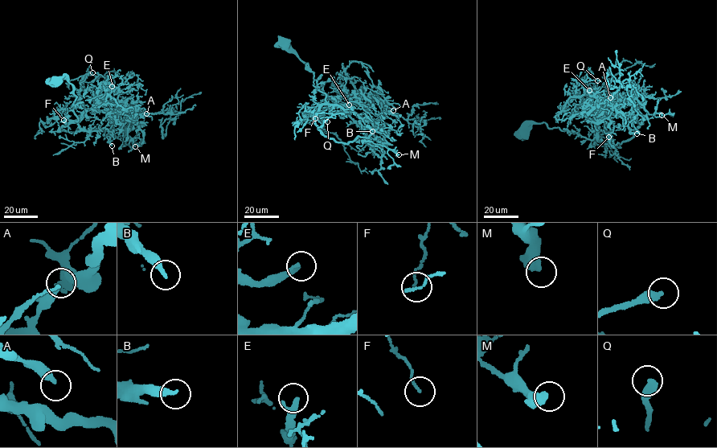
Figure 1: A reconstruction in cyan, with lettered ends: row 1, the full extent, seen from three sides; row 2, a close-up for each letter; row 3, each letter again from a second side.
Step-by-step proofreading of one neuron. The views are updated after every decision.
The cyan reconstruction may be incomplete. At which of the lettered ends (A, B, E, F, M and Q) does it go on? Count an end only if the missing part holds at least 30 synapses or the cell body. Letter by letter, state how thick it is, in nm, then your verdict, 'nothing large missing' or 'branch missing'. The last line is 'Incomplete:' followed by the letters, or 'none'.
A: 240 nm | nothing large missing
B: 320 nm | nothing large missing
E: 200 nm | branch missing
F: 100 nm | nothing large missing
M: 500 nm | nothing large missing
Q: 400 nm | branch missing
Incomplete: E, Q

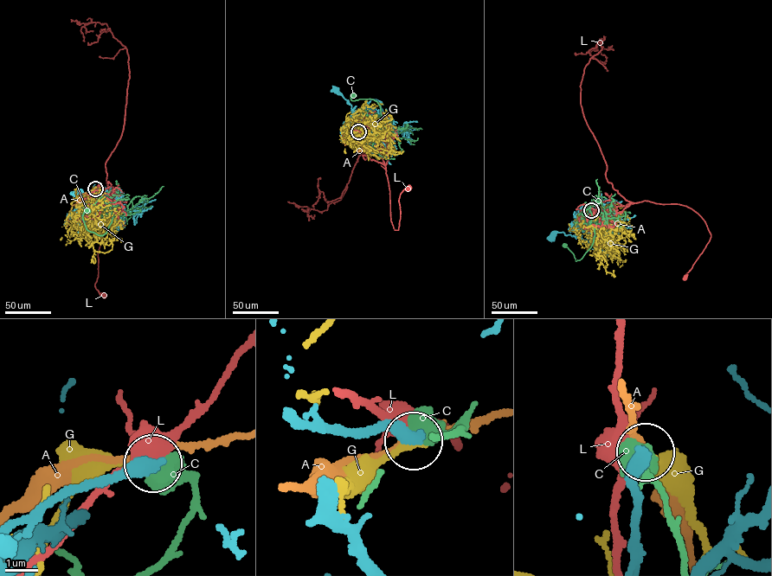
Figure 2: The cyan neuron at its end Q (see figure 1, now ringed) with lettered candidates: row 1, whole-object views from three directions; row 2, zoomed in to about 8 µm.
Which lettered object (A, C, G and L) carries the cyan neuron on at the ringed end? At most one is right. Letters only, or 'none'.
none

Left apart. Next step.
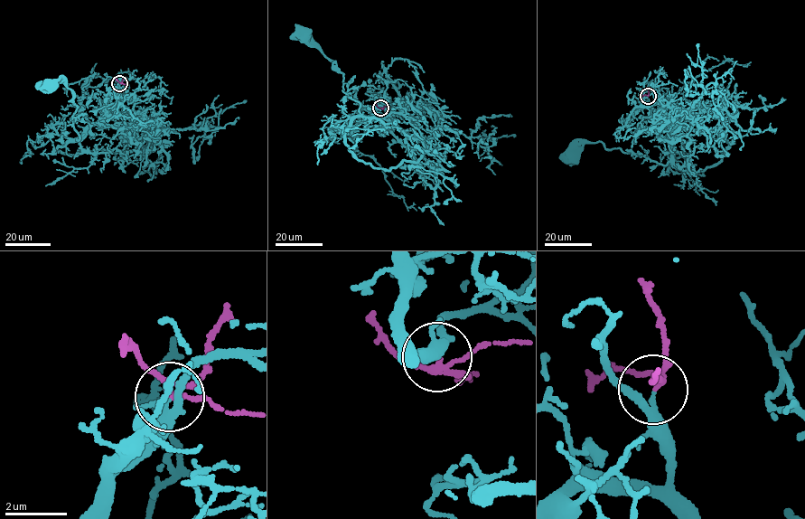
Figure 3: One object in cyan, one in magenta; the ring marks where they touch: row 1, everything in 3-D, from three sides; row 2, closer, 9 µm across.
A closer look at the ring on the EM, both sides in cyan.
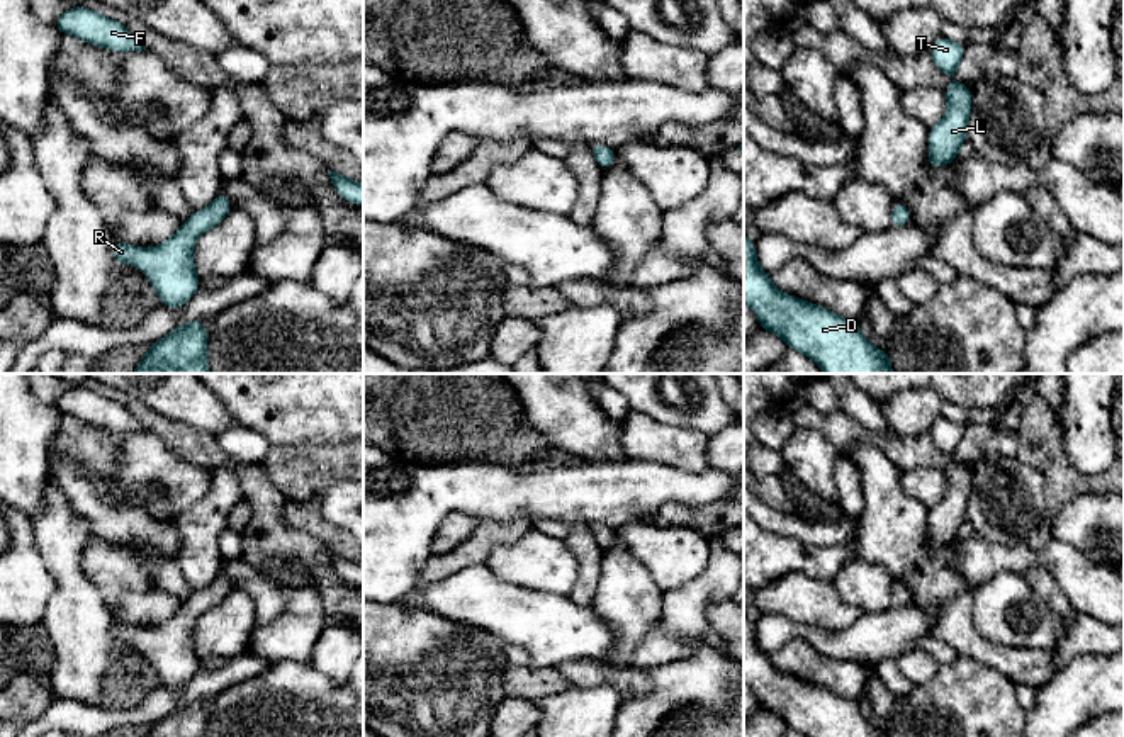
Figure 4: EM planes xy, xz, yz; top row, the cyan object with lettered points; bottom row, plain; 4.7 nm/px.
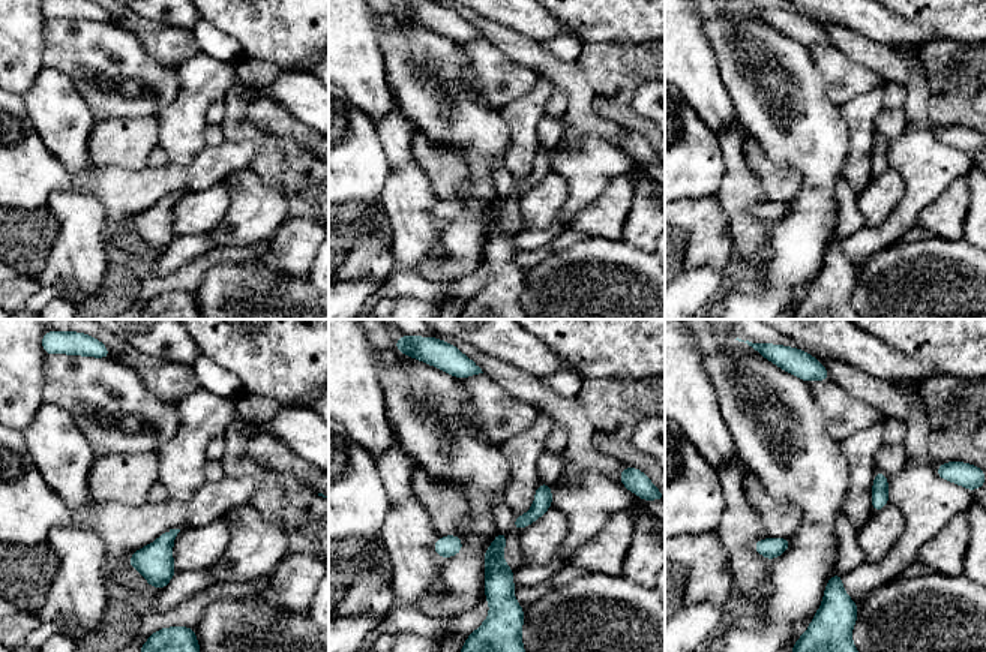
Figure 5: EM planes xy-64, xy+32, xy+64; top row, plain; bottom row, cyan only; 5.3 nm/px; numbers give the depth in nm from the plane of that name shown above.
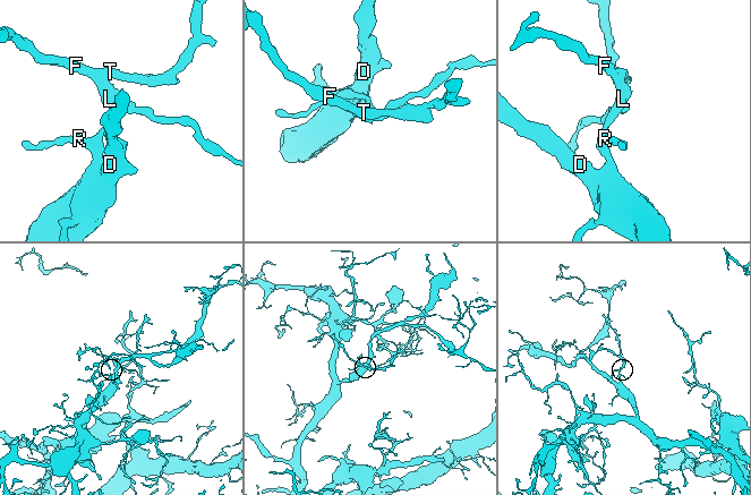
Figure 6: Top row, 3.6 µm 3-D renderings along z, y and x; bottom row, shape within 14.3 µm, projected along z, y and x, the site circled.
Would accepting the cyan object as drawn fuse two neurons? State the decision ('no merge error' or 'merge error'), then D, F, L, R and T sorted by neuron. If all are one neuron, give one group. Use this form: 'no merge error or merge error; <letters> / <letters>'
no merge error; D F L R T

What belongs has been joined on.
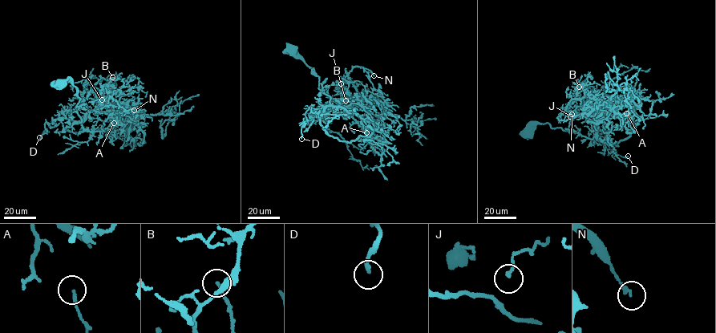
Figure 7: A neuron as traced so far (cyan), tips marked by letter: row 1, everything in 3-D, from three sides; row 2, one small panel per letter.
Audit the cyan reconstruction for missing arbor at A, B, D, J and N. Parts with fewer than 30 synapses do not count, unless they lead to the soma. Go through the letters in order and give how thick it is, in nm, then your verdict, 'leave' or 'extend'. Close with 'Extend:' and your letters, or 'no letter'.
A: 130 nm | leave
B: 190 nm | leave
D: 200 nm | leave
J: 80 nm | leave
N: 180 nm | leave
Extend: no letter

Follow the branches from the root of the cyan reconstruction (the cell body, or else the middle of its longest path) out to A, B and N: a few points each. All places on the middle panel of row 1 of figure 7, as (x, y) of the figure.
A: (291, 50), (313, 70), (319, 88), (330, 97), (331, 104), (345, 110), (367, 137), (366, 132)
B: (291, 50), (313, 70), (319, 77), (319, 88), (330, 97), (331, 104), (341, 107), (340, 102), (345, 100)
N: (291, 50), (313, 70), (319, 88), (336, 107), (357, 103), (348, 75), (354, 66), (374, 75)

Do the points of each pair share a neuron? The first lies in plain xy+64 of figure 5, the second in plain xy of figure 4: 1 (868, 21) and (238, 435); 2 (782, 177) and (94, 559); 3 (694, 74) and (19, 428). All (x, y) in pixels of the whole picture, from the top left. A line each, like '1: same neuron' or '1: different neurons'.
1: different neurons
2: same neuron
3: same neuron

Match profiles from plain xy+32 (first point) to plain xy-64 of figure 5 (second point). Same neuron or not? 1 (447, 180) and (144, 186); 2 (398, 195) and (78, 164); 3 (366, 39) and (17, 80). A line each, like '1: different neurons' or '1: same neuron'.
1: different neurons
2: same neuron
3: same neuron

